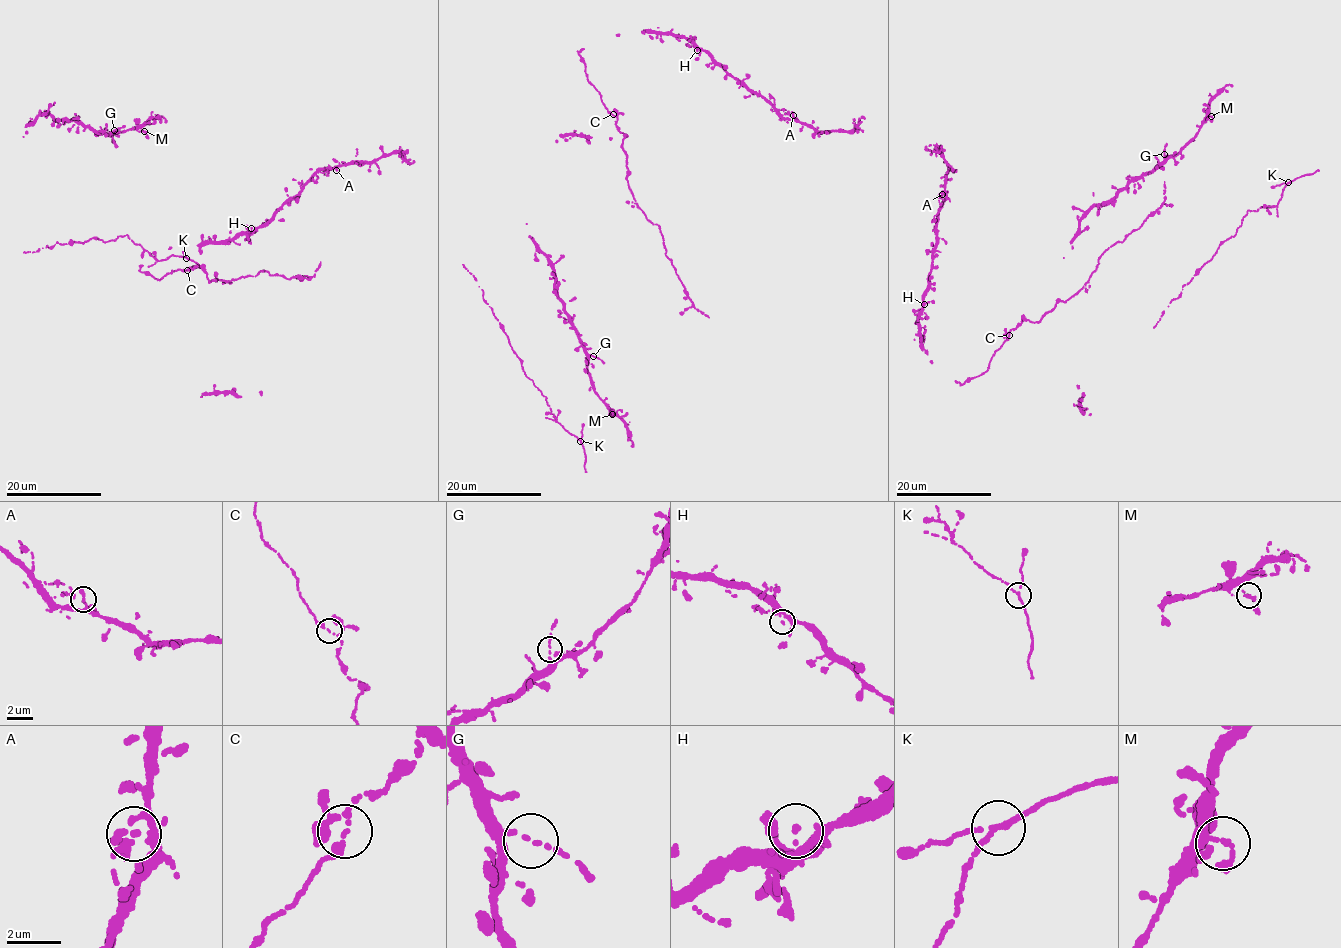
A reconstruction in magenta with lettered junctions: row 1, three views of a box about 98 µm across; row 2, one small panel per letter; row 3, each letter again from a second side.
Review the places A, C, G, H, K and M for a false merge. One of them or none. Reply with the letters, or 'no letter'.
no letter

